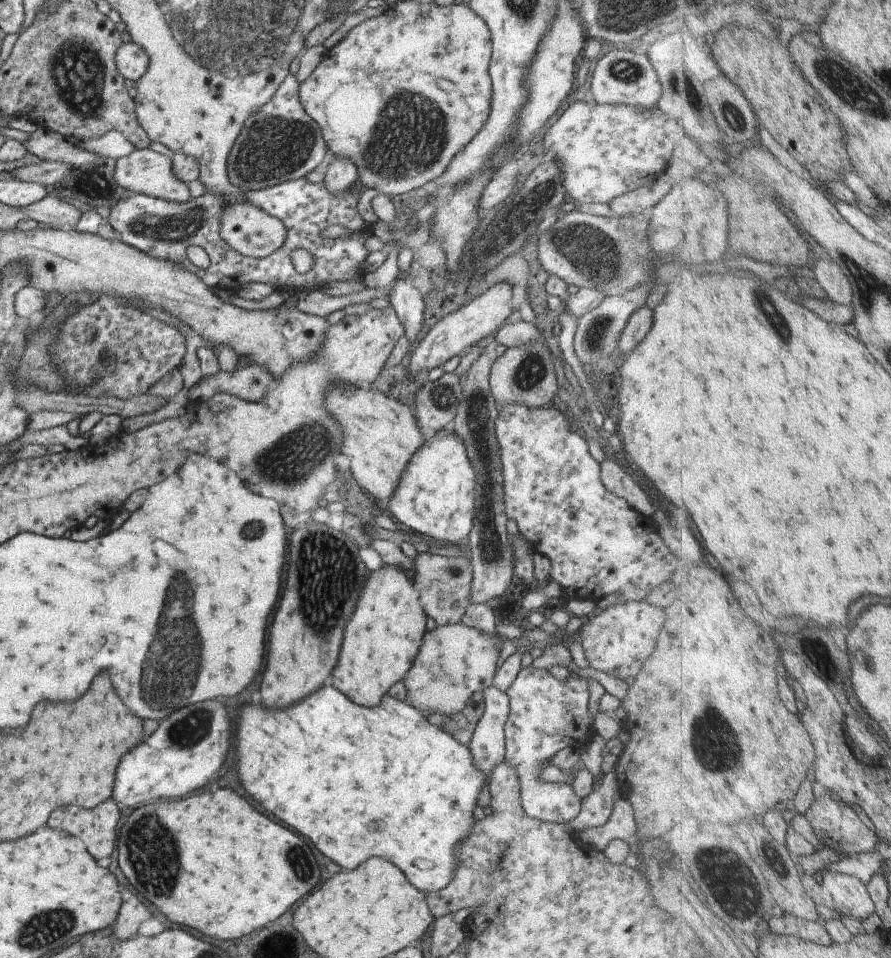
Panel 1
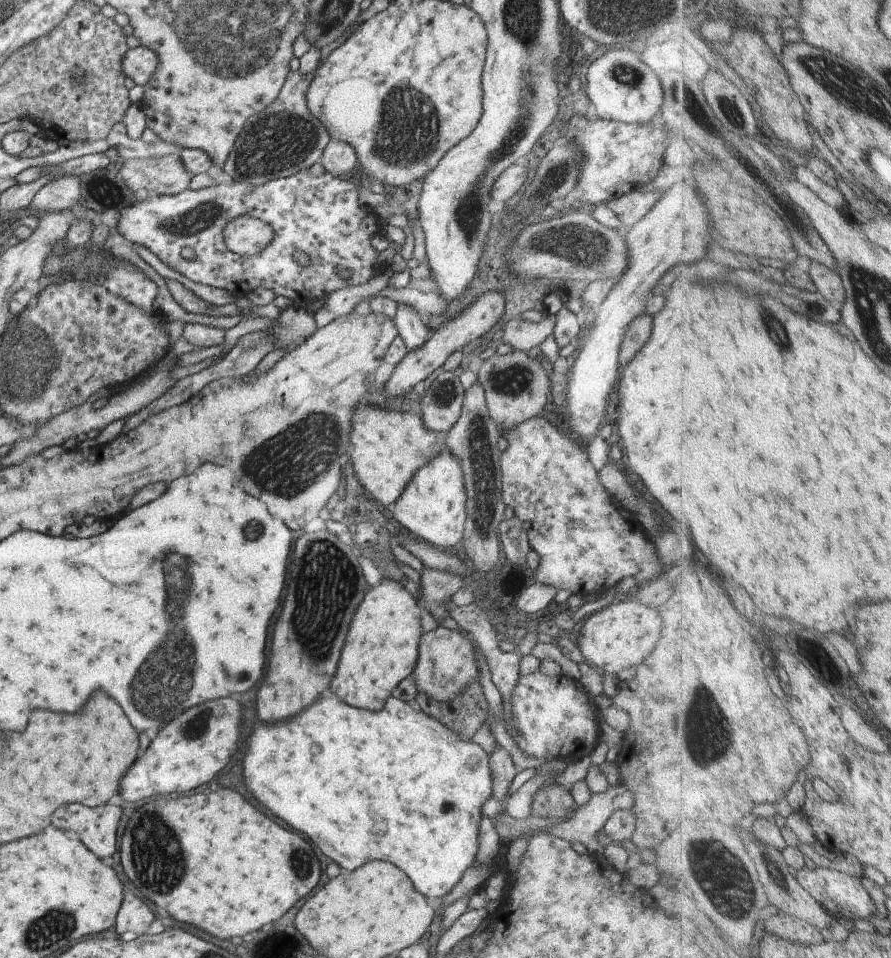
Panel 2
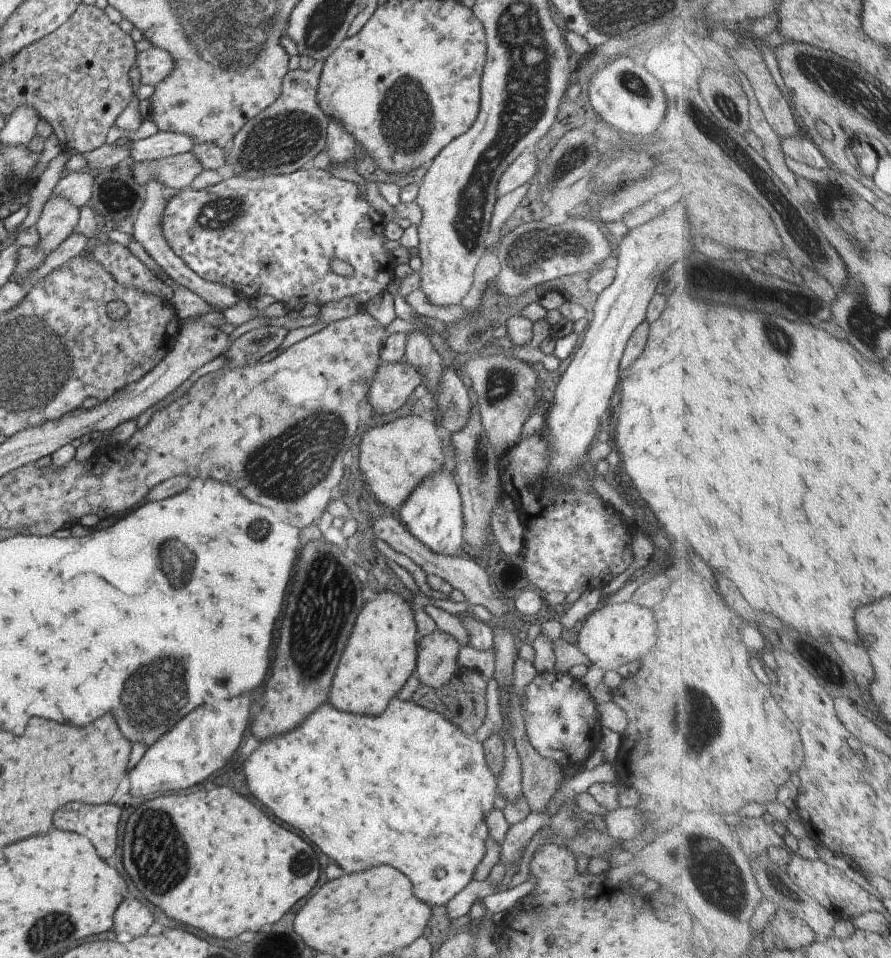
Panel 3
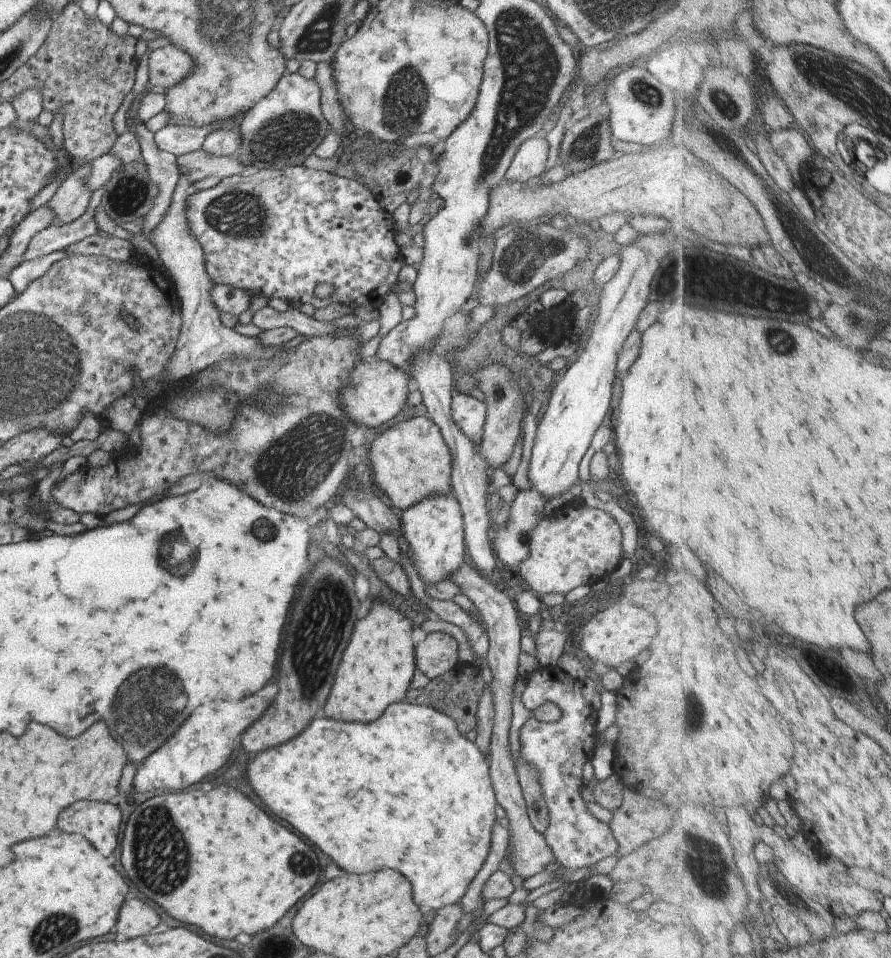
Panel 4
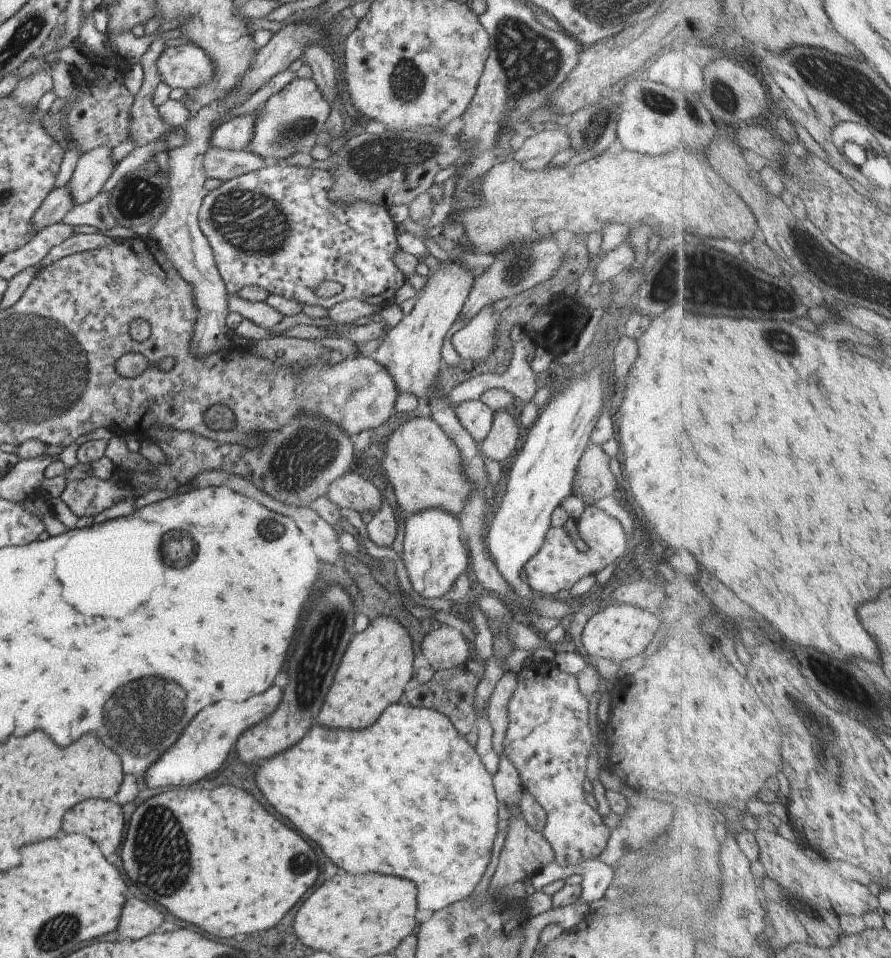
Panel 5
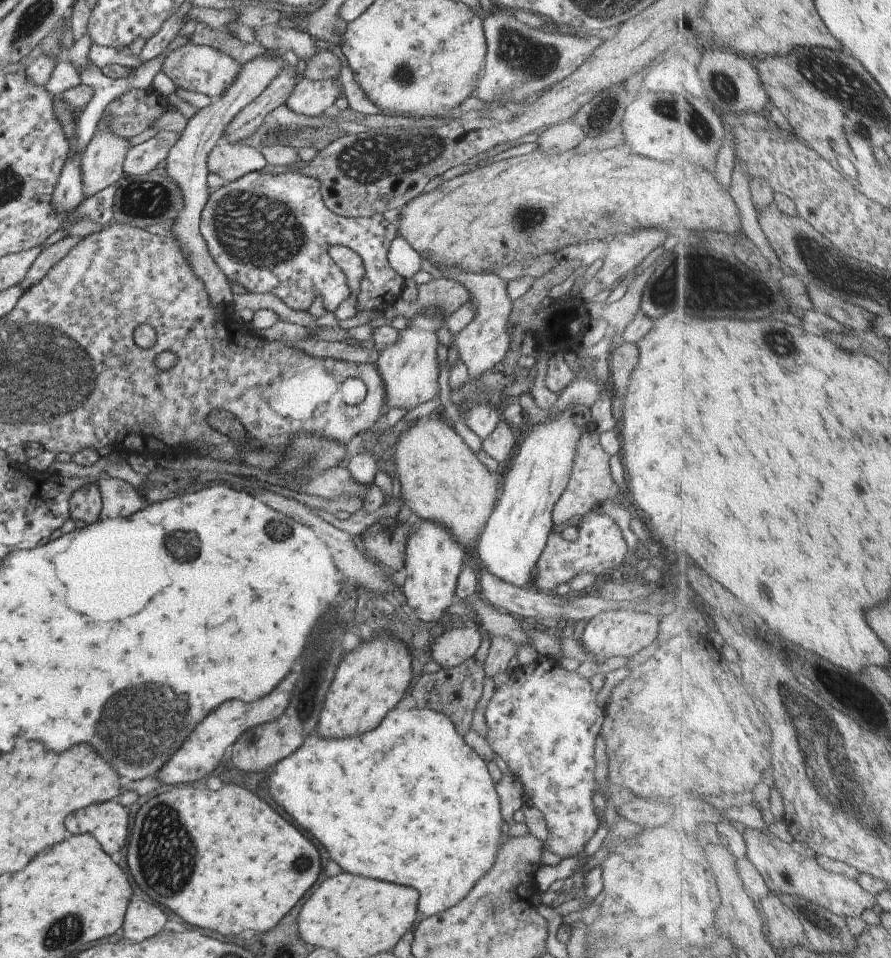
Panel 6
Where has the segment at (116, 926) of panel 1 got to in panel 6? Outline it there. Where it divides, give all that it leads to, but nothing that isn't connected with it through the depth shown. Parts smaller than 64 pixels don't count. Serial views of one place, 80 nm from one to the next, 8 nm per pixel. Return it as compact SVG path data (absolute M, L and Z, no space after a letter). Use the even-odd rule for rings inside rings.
M131 898L125 910L121 934L131 942L141 942L153 934L157 934L167 921L165 912L141 898Z

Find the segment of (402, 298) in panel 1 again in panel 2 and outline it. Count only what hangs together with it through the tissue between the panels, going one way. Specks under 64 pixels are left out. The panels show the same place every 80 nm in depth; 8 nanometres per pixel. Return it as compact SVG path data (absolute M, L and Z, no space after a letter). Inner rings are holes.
M404 303L396 304L396 311L393 318L398 335L404 340L406 350L415 350L429 338L430 331L423 324L418 313L411 306Z

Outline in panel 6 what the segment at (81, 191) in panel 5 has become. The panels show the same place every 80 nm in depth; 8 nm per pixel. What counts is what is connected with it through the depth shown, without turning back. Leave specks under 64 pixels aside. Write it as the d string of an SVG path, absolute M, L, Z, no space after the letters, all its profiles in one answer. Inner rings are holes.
M101 116L94 133L82 150L78 167L82 198L93 196L110 184L116 184L122 175L122 162L127 148L127 139L117 137L113 129L106 126L110 117Z

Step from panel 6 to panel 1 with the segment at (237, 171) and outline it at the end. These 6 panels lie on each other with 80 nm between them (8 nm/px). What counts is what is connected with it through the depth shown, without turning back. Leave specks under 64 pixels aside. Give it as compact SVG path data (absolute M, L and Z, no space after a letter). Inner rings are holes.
M133 149L128 155L114 159L114 177L121 188L132 193L161 199L172 203L184 203L190 199L187 185L172 173L172 160L151 149Z

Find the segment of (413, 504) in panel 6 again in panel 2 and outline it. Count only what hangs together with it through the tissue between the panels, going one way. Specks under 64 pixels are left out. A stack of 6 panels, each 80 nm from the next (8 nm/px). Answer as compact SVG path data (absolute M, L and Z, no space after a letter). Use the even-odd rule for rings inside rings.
M355 403L350 412L350 461L357 485L373 496L376 506L388 510L413 473L439 452L435 434L428 431L416 410L399 412L369 403Z

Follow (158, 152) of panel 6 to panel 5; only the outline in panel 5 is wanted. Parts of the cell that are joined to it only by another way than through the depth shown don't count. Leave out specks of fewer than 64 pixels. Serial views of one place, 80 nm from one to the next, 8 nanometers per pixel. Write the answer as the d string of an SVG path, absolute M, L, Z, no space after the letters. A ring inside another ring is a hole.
M160 137L155 141L147 143L140 148L130 151L120 161L121 163L114 167L111 174L107 177L107 180L103 183L99 193L108 193L116 183L125 175L127 172L135 170L141 164L145 164L152 160L152 154L155 151L165 151L166 141Z

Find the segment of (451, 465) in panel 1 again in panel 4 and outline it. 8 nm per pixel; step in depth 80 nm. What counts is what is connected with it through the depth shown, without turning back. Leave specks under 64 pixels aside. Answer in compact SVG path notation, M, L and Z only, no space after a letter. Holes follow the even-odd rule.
M435 493L427 495L408 509L400 511L400 530L409 550L406 551L413 567L422 579L424 585L427 583L446 584L448 576L462 563L463 550L465 550L462 514L458 500L454 493Z

